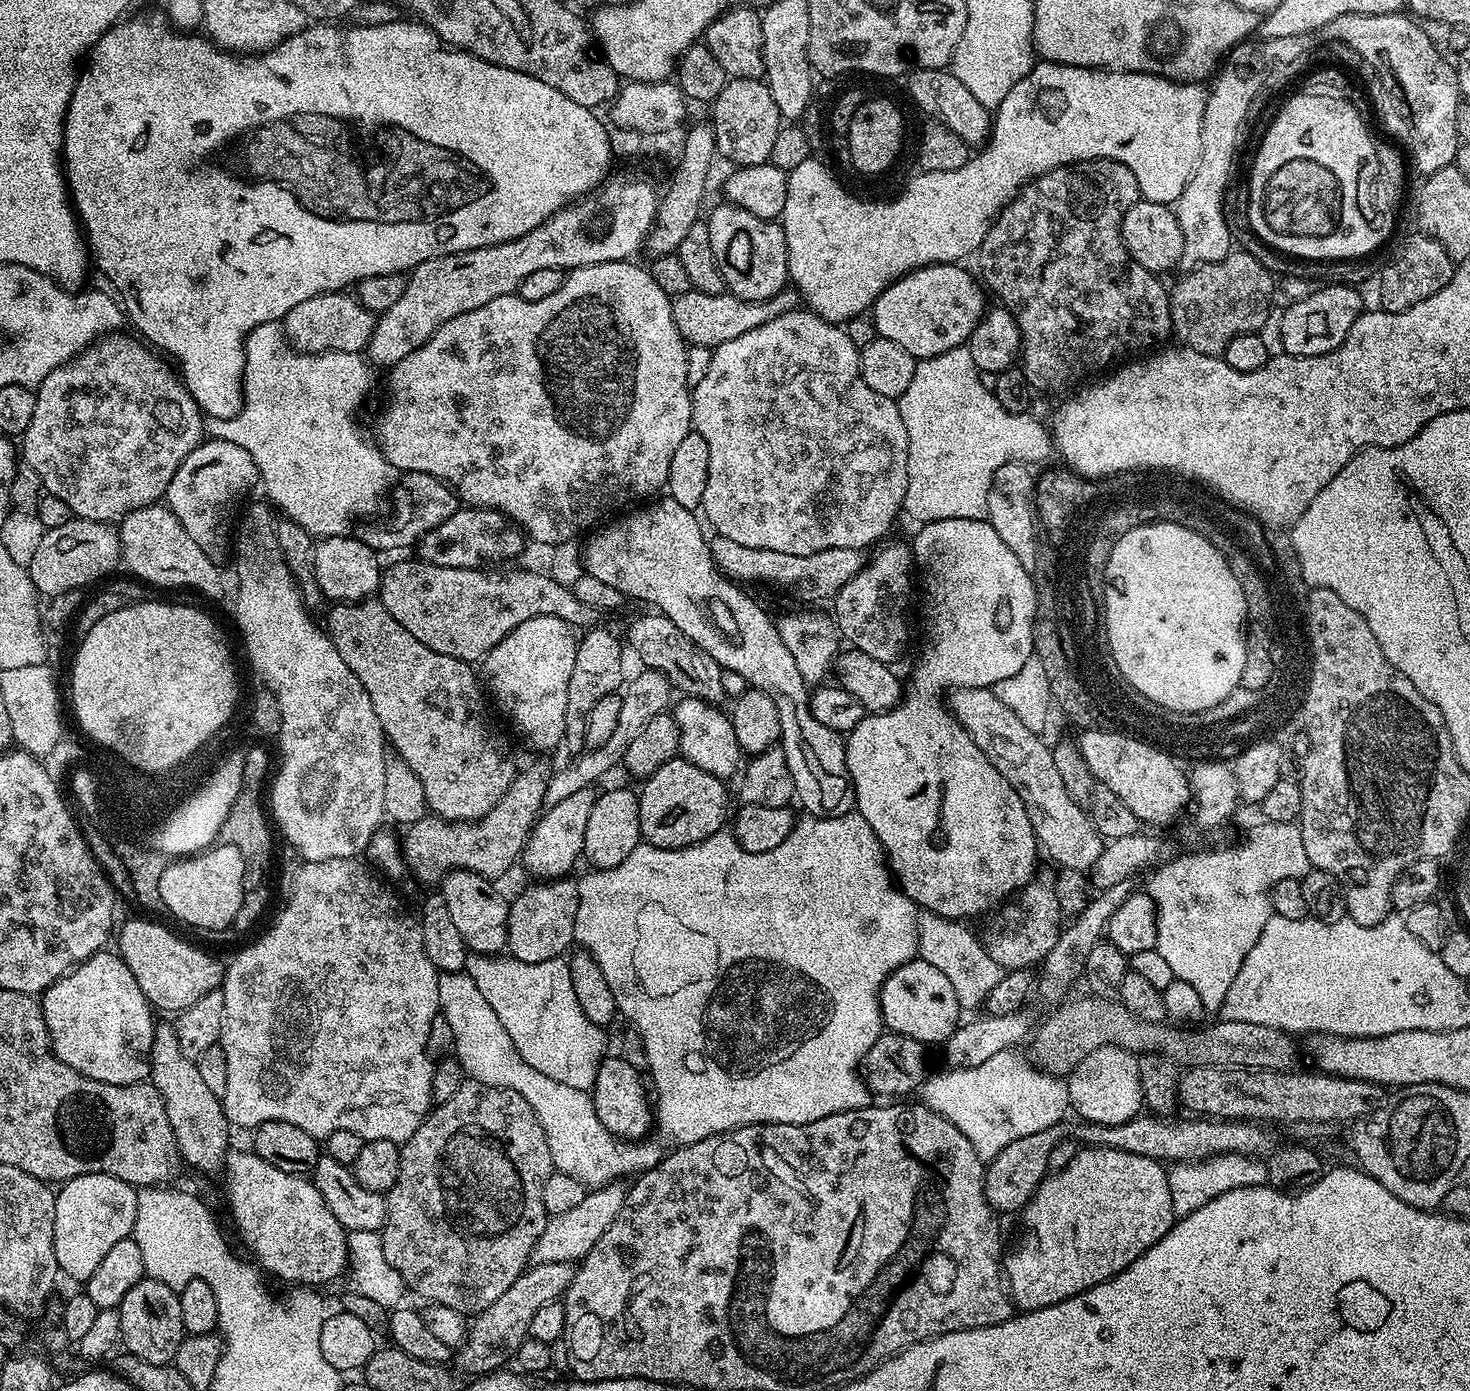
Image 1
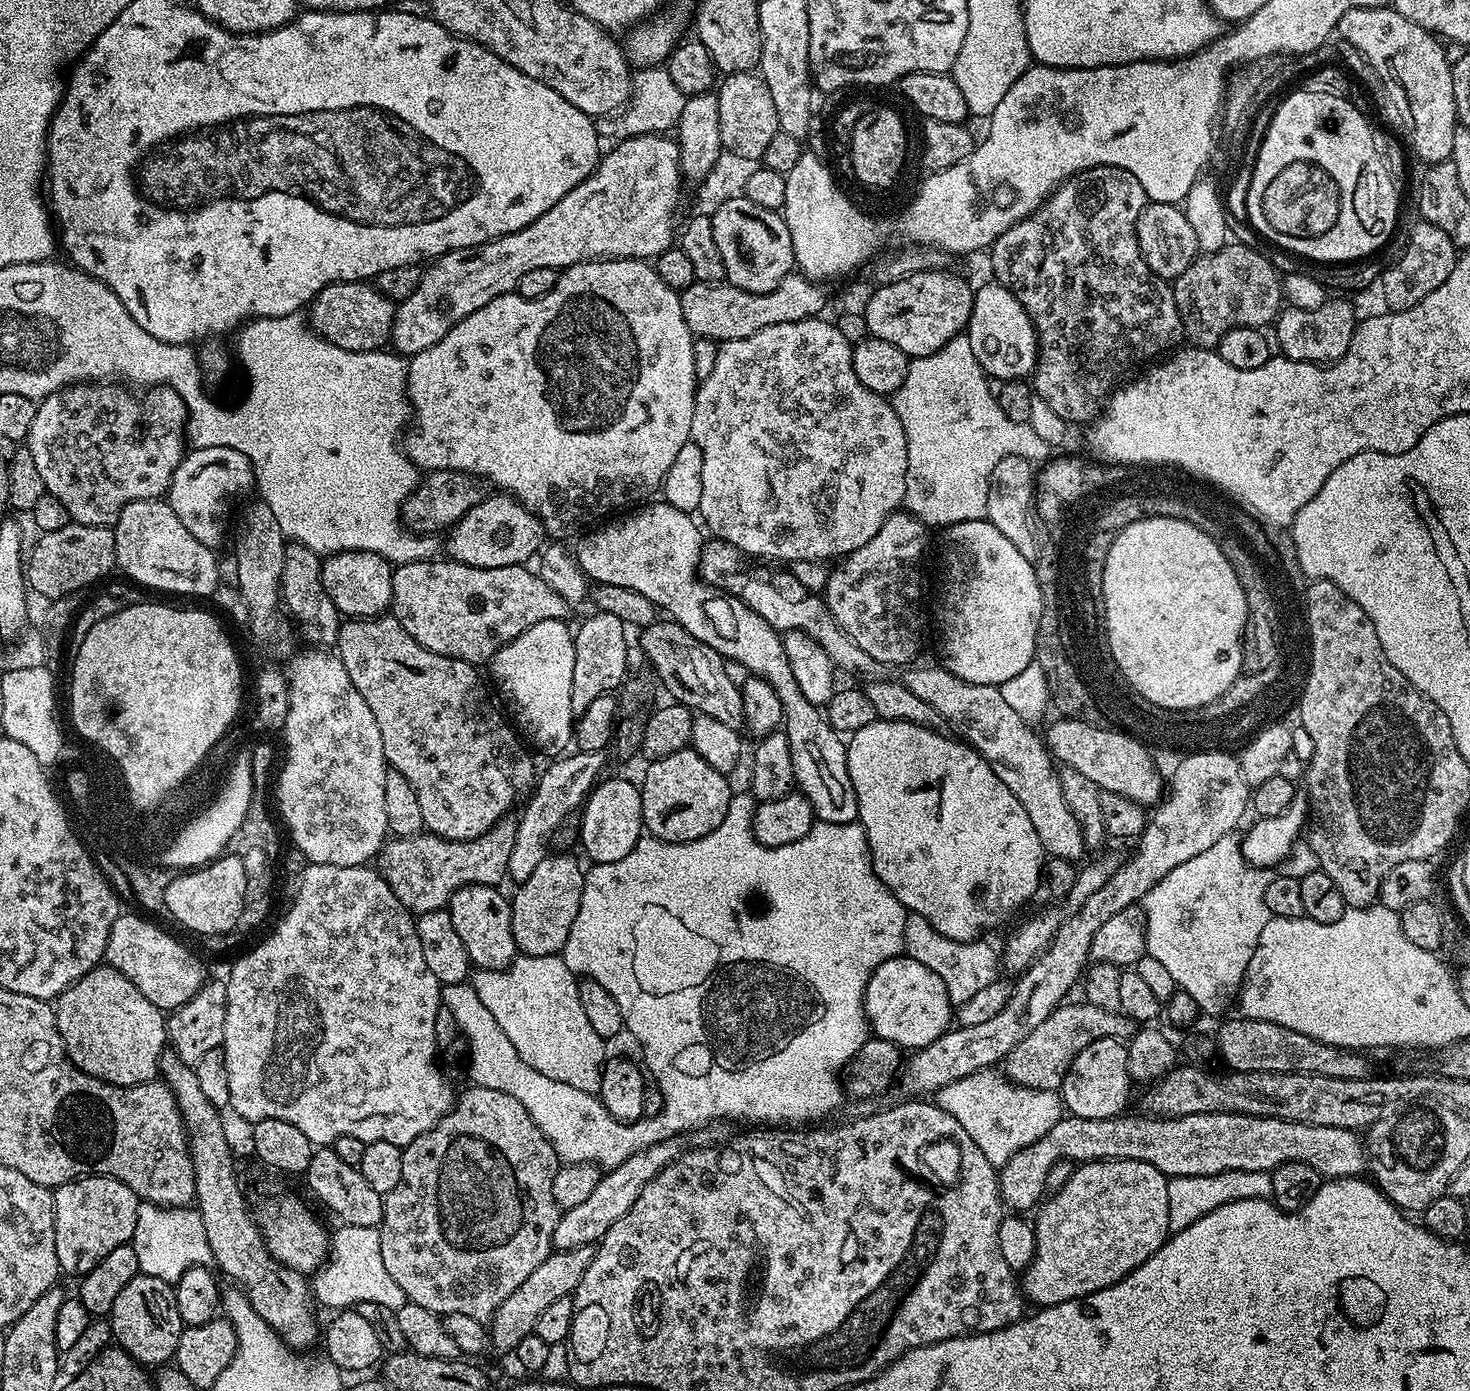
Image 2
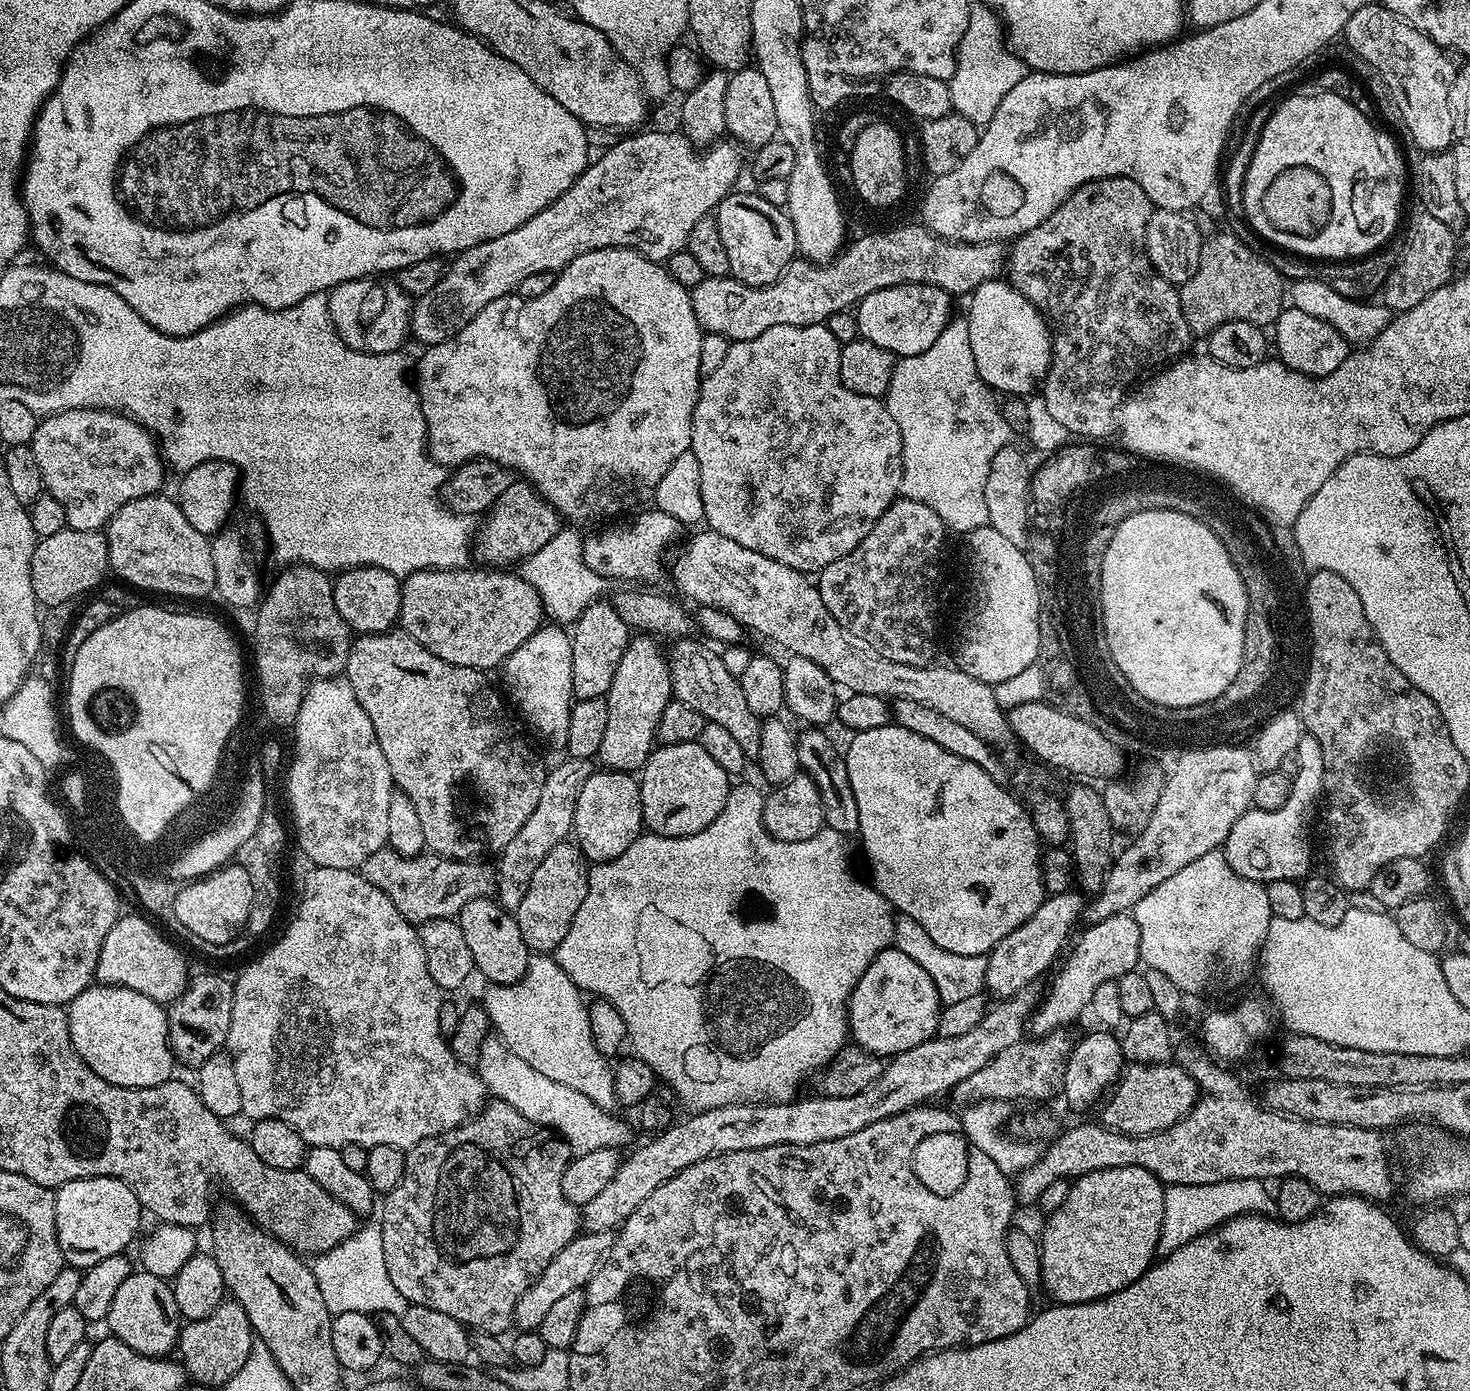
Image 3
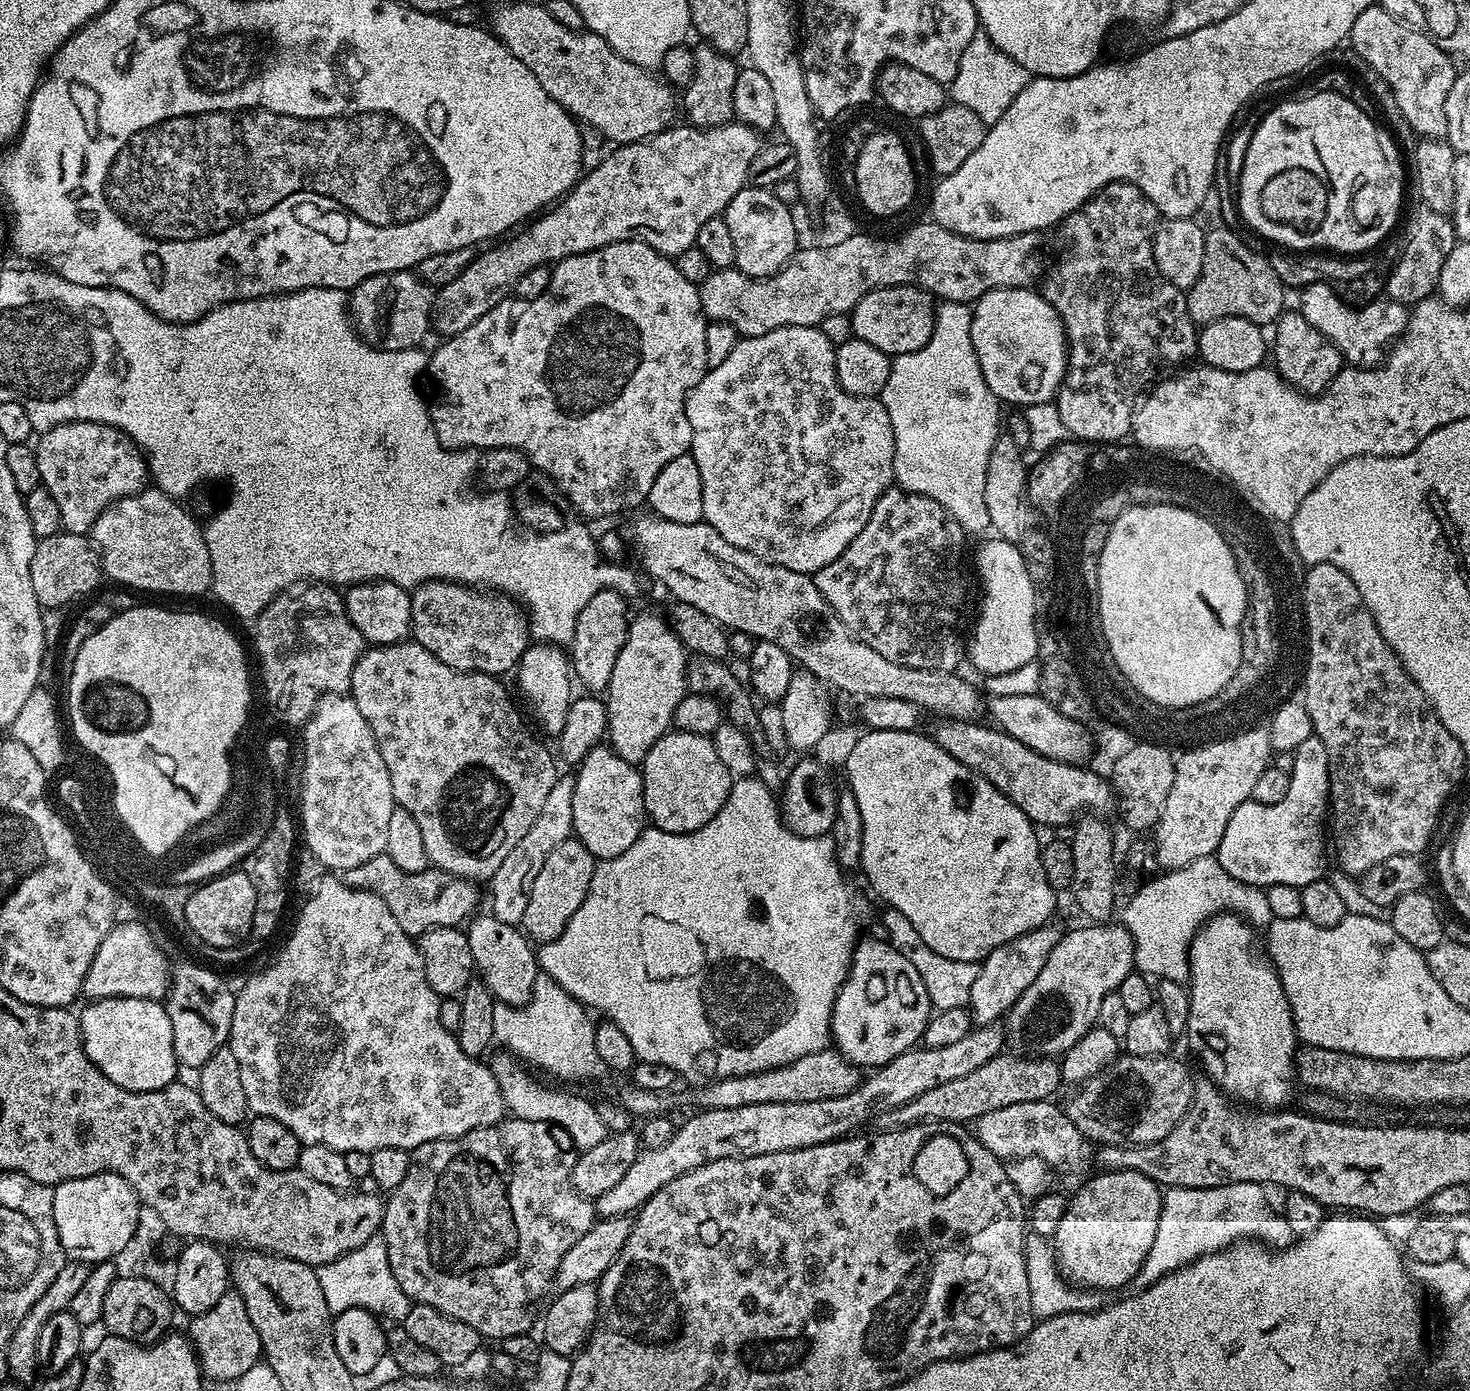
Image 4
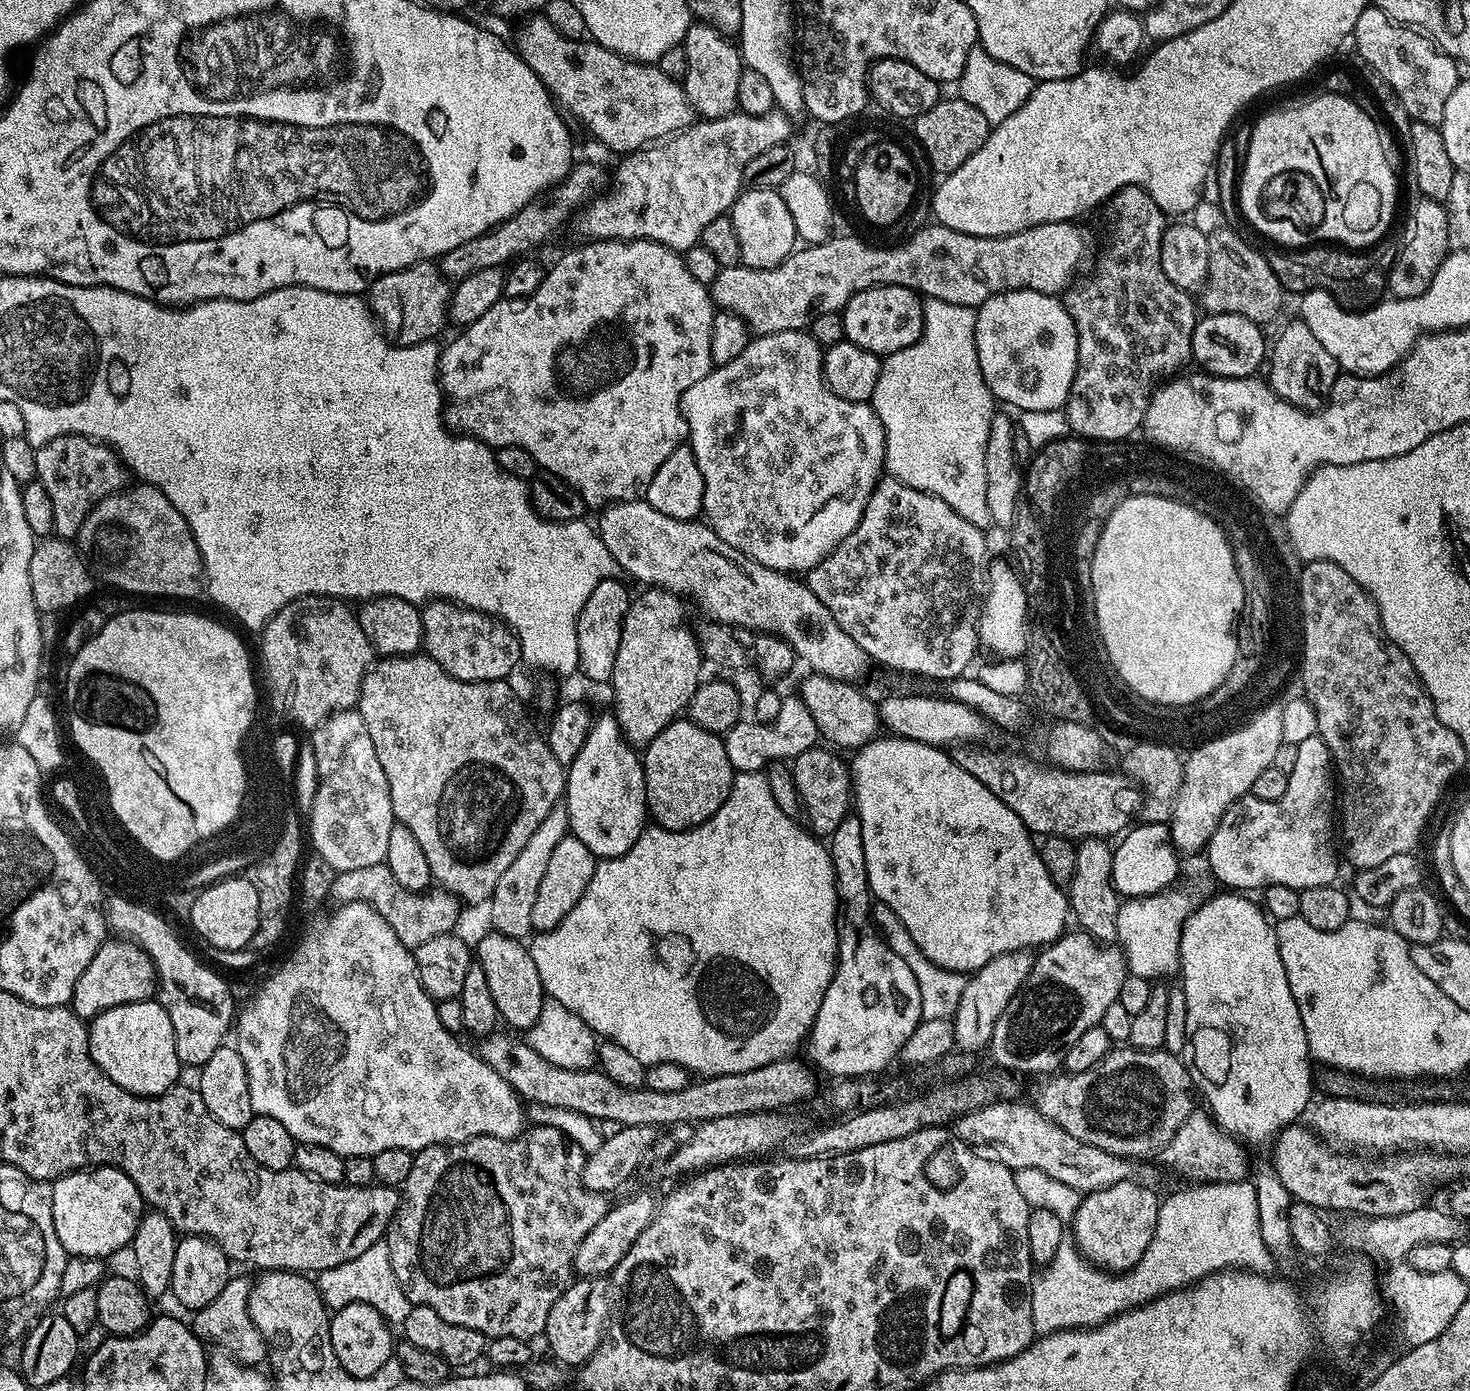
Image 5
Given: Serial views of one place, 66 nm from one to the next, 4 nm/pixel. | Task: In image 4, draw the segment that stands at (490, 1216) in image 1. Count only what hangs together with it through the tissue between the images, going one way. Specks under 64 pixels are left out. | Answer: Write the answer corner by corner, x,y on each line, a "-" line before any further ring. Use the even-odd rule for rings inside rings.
505,1118
498,1124
485,1128
475,1128
461,1136
449,1140
426,1142
422,1146
411,1149
410,1170
406,1178
402,1178
402,1186
398,1186
387,1197
384,1205
384,1222
382,1235
386,1242
386,1254
390,1258
390,1270
394,1270
394,1278
398,1278
398,1286
408,1295
409,1301
434,1306
442,1314
452,1320
466,1322
466,1326
474,1326
481,1338
488,1336
496,1342
503,1342
514,1334
525,1334
532,1324
532,1316
527,1308
547,1290
556,1279
556,1271
562,1262
566,1250
586,1234
596,1223
595,1203
589,1197
580,1196
572,1186
572,1171
578,1152
573,1147
570,1134
560,1125
546,1121
524,1121
515,1118

